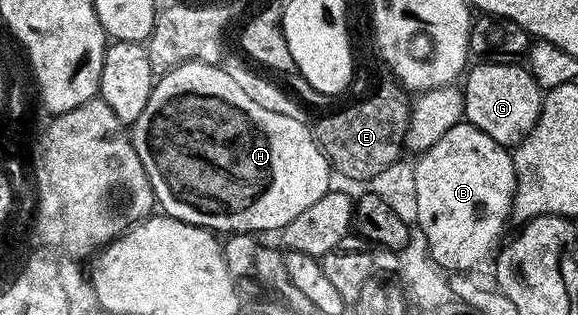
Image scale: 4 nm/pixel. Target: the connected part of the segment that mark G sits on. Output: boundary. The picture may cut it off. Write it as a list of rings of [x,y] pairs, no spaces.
[[[486,63],[470,66],[464,76],[465,118],[475,129],[487,133],[491,141],[512,149],[535,129],[541,112],[543,88],[535,81],[528,66],[521,63]]]

